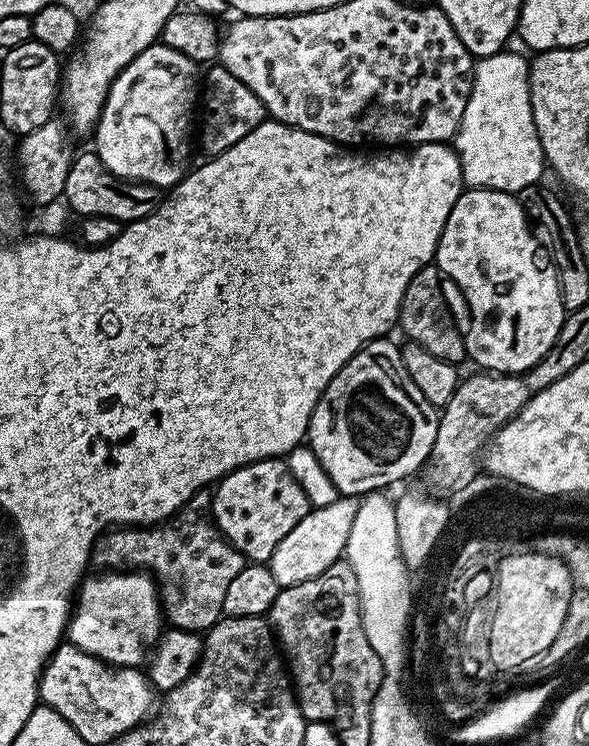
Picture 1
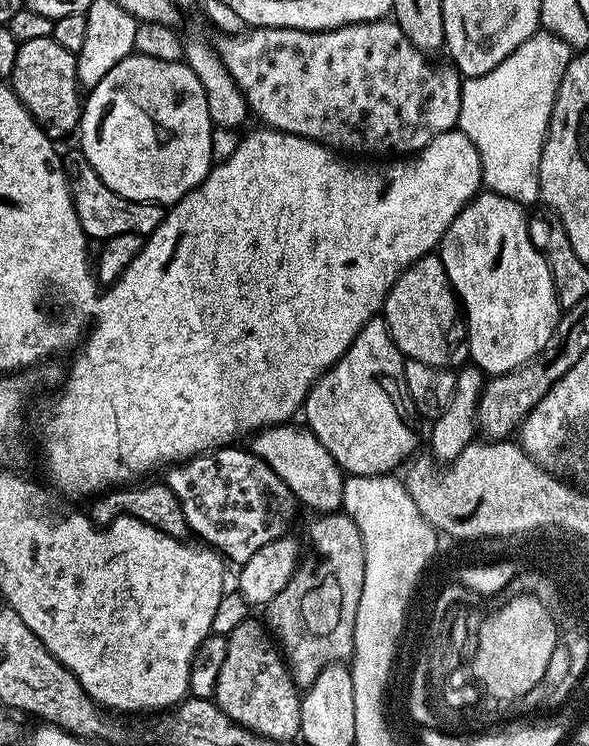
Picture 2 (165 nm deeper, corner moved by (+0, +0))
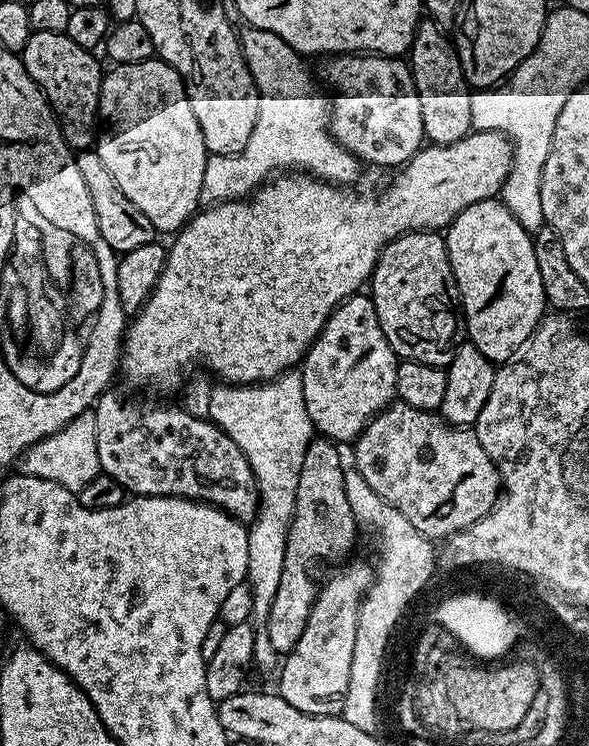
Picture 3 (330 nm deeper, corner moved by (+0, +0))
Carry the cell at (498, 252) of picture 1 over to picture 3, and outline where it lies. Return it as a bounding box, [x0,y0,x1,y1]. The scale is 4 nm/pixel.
[446,198,546,360]

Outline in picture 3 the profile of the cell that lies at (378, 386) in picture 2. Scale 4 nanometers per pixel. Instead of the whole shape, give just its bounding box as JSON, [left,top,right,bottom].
[302,294,396,442]

